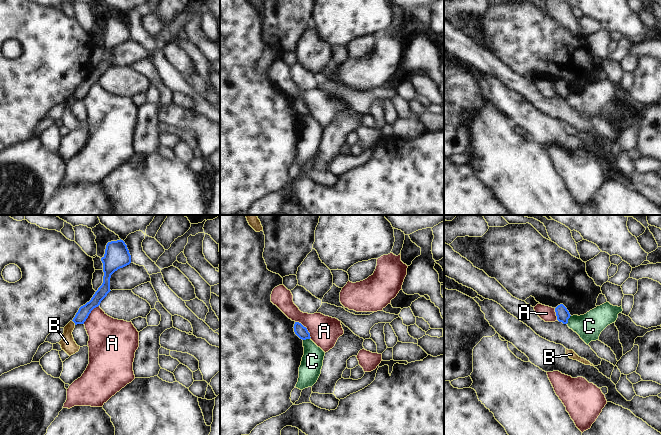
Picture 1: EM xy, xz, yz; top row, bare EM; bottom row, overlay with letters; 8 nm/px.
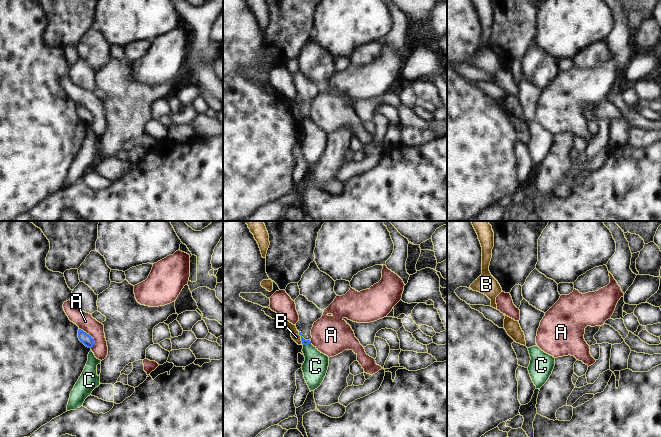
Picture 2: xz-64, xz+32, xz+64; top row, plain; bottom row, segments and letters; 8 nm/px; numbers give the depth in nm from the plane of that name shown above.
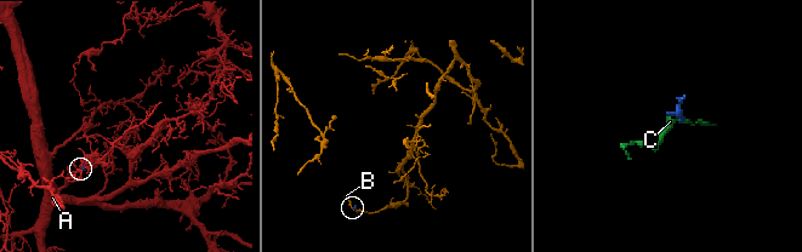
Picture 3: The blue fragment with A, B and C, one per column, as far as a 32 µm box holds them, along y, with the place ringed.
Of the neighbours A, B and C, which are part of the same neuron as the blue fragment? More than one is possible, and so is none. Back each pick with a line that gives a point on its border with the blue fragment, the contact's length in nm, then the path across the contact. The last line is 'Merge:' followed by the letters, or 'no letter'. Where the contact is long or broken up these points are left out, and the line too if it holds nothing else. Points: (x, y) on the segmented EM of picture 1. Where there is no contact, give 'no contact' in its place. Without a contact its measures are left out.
Merge: no letter

